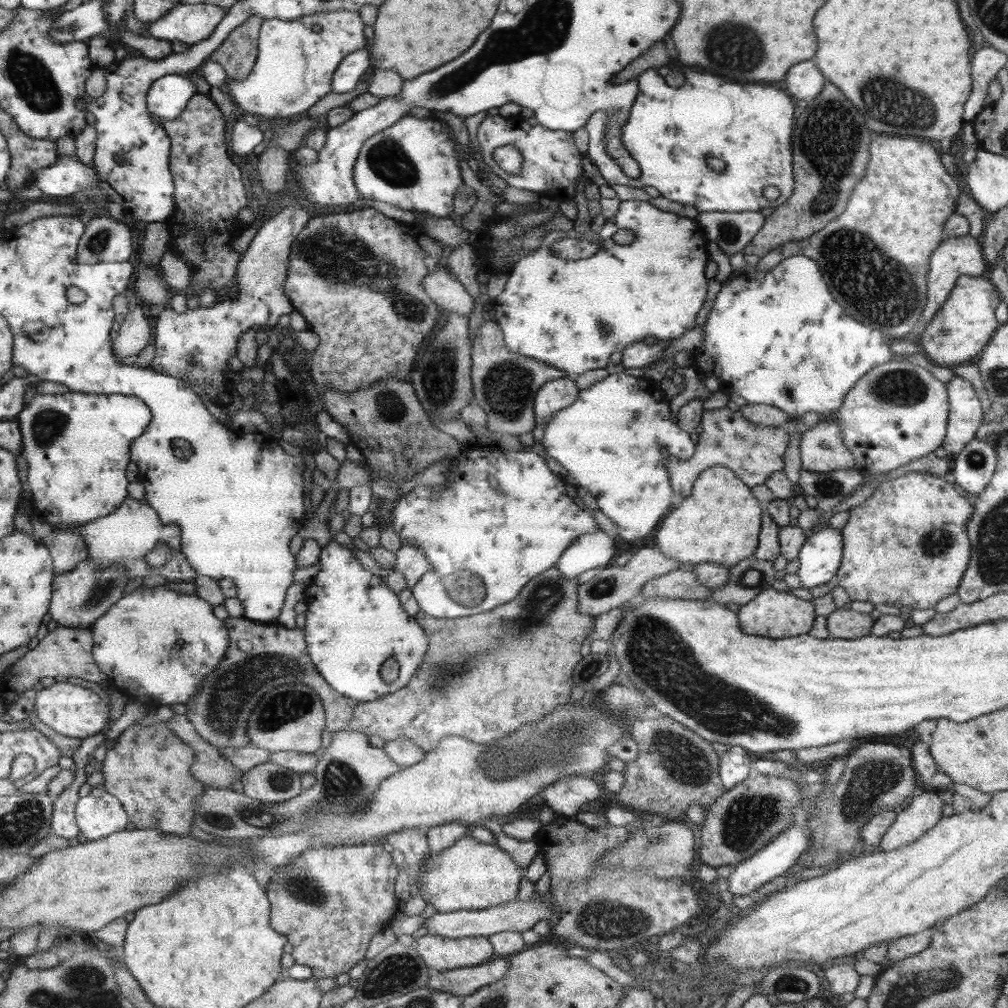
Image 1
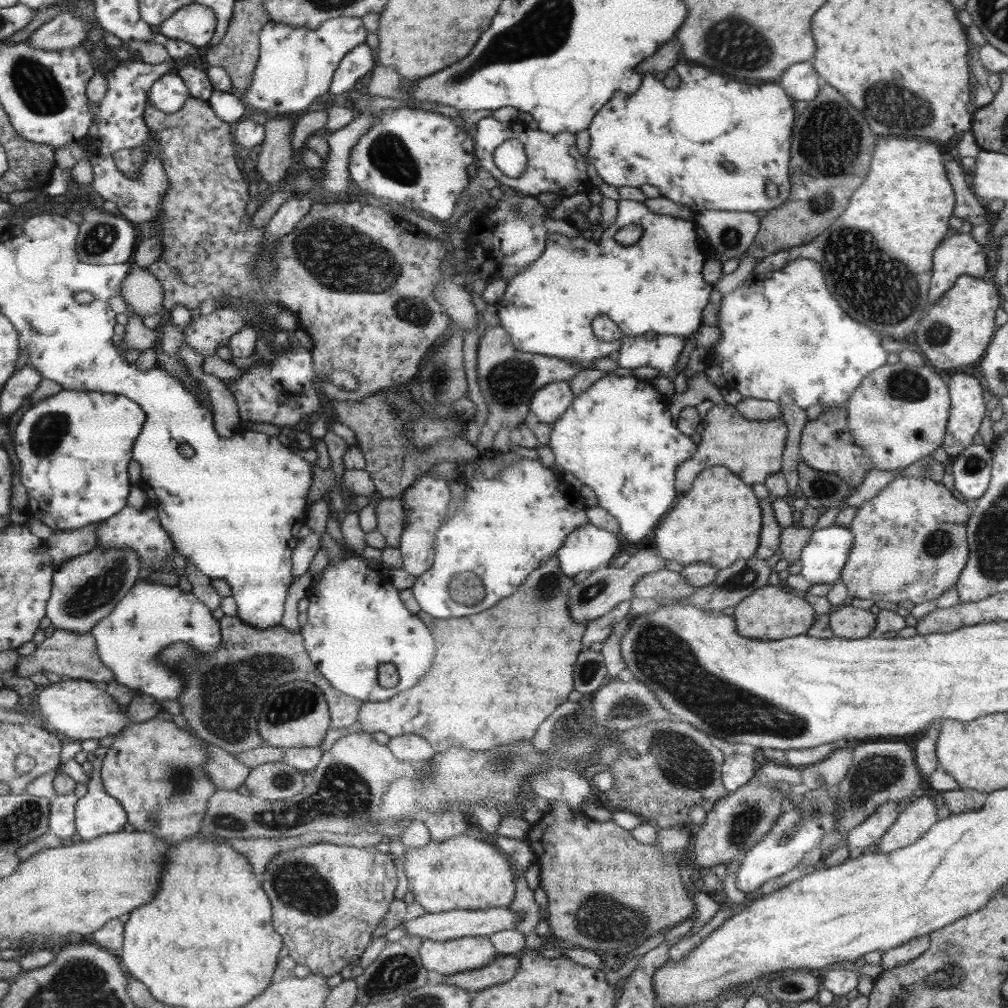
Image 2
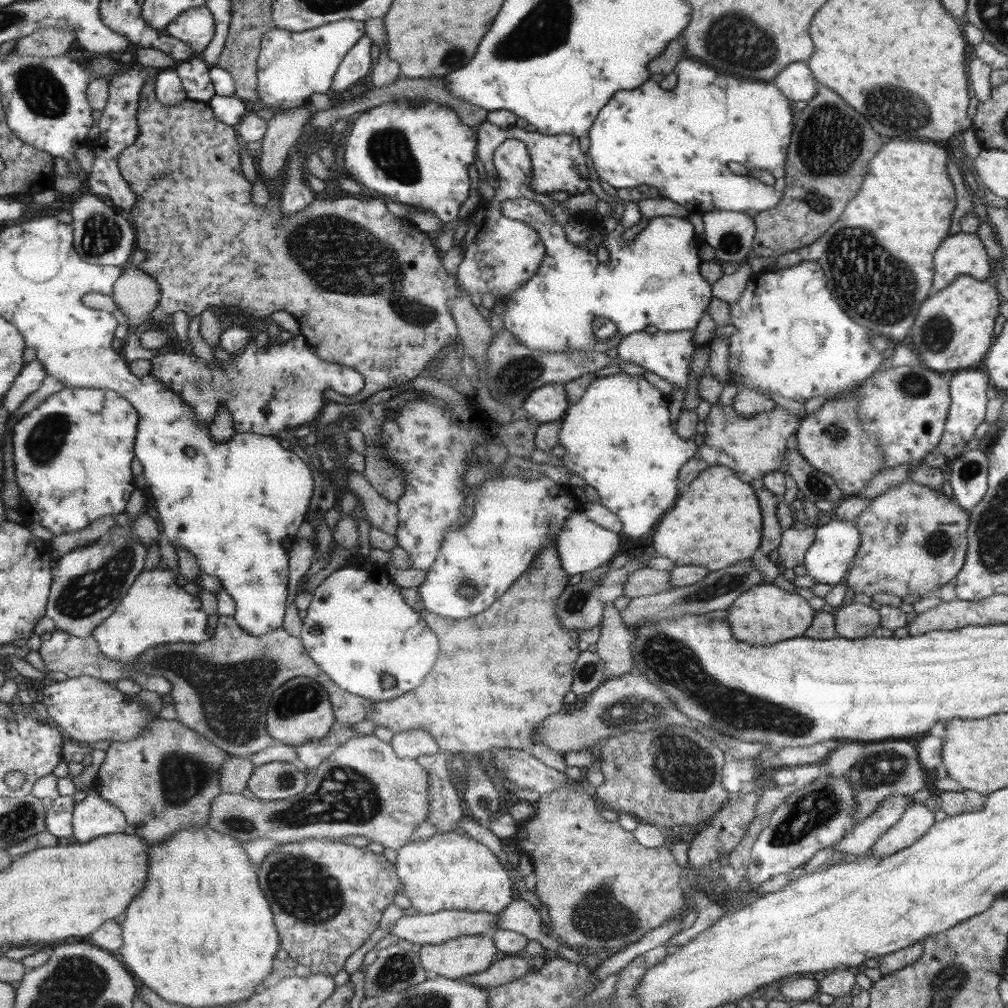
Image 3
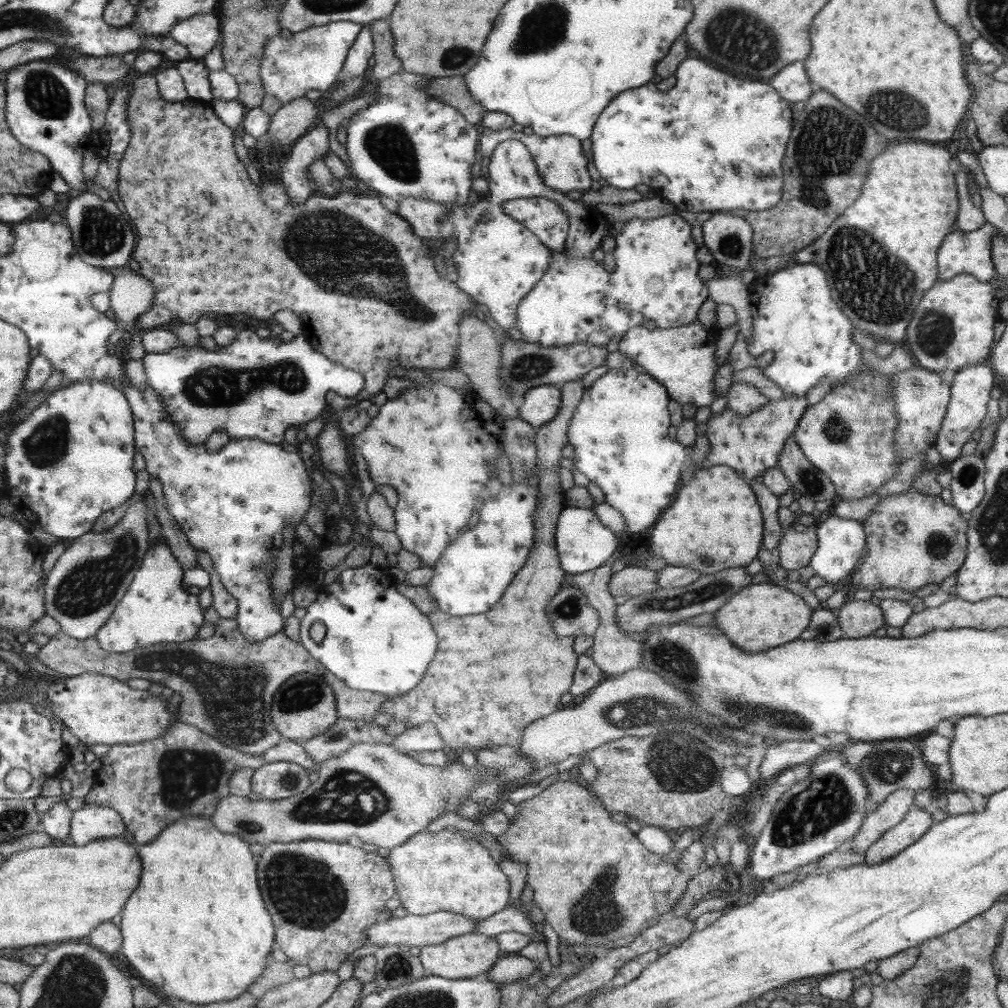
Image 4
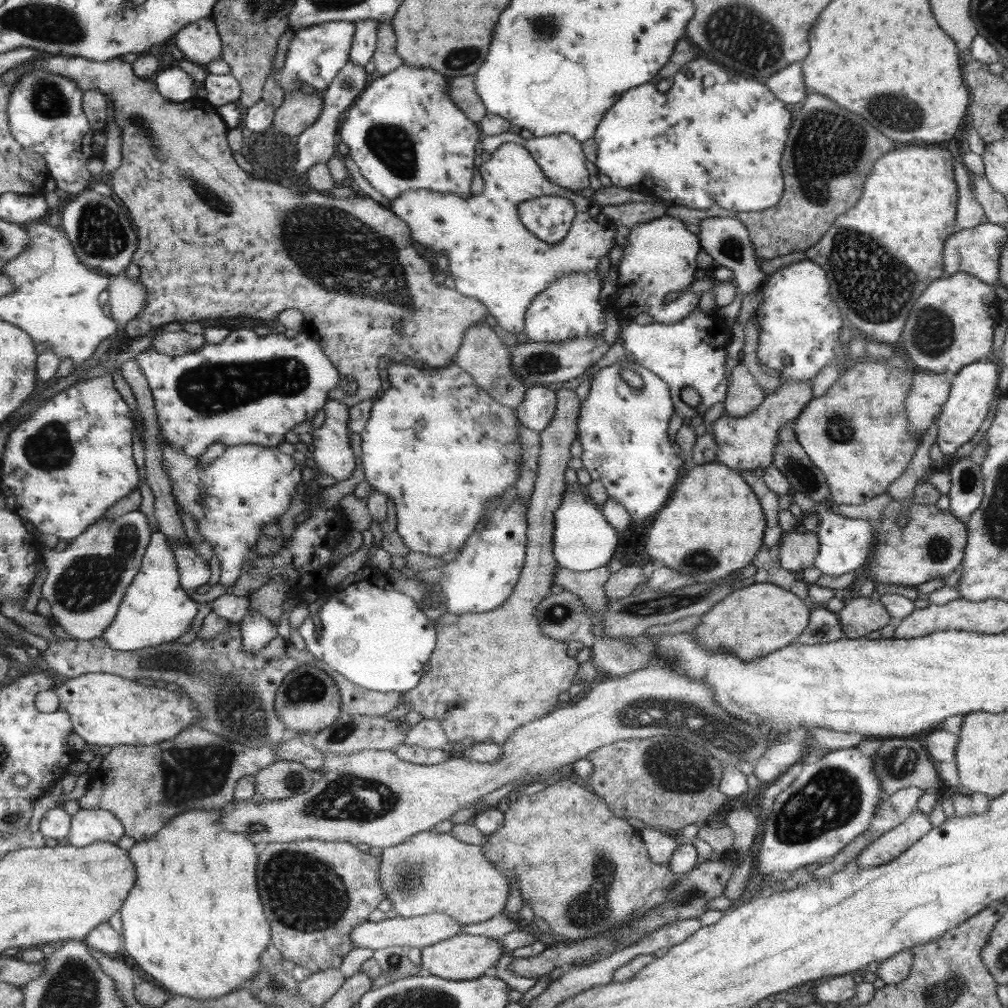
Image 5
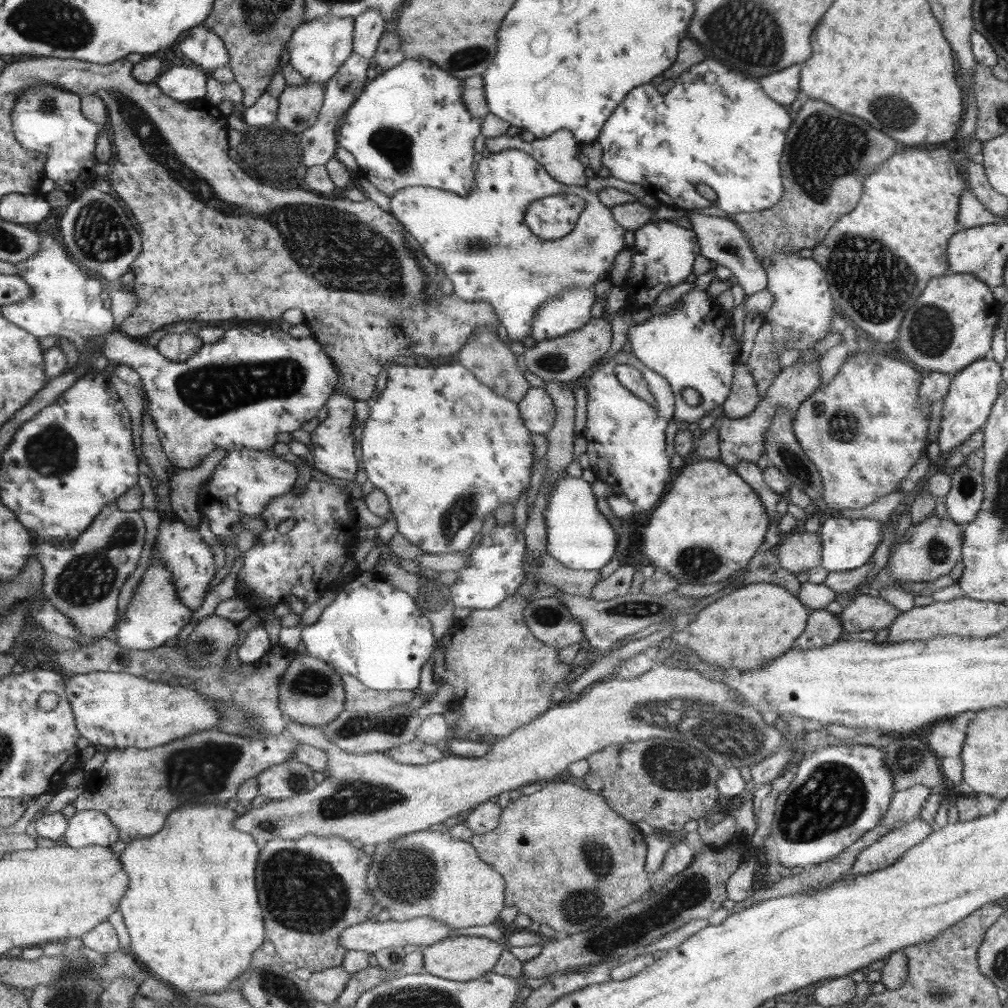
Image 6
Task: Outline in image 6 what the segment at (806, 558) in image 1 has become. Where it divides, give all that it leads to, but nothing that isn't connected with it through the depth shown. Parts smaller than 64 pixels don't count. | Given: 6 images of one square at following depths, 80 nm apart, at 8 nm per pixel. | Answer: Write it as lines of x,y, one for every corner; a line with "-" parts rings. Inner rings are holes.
826,518
818,532
822,545
820,565
828,572
842,572
864,566
868,561
872,560
871,556
882,541
884,529
885,526
878,524
876,520
868,518

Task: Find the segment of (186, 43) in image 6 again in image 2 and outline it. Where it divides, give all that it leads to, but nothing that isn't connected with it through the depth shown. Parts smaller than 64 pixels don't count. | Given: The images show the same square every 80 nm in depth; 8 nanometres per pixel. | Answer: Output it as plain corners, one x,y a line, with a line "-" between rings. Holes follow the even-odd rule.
194,2
179,8
156,28
158,34
188,42
204,49
214,38
217,19
214,11

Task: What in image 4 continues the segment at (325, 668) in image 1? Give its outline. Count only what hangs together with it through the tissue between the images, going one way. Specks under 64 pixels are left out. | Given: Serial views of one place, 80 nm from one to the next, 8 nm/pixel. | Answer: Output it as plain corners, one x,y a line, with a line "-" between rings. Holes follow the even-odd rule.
370,564
354,569
346,569
330,585
316,588
318,596
300,621
300,643
327,671
338,680
343,680
350,688
395,697
416,688
420,678
437,653
436,632
428,617
416,605
397,591
396,583
386,568
372,567
-
314,622
326,626
322,642
316,643
308,630

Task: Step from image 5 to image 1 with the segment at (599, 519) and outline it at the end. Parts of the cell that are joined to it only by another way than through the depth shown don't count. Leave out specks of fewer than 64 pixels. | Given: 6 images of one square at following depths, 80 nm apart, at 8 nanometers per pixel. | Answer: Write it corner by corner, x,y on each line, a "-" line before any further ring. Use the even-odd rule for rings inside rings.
598,529
590,534
578,535
563,550
557,569
567,578
576,580
582,572
592,568
604,569
613,563
616,556
614,538

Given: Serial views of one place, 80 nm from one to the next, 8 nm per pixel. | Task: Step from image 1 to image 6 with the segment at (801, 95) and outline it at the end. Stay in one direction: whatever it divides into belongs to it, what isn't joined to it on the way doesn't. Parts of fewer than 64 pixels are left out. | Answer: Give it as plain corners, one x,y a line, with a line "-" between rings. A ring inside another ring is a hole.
788,66
762,78
764,92
778,104
792,104
800,94
800,66

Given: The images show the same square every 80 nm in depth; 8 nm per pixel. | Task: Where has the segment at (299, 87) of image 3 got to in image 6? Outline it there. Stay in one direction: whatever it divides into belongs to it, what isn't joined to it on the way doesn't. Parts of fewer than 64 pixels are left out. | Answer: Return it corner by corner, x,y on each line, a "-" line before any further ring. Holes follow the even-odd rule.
328,14
326,17
300,23
286,45
292,68
298,70
306,81
325,86
353,53
354,21
352,17
338,18

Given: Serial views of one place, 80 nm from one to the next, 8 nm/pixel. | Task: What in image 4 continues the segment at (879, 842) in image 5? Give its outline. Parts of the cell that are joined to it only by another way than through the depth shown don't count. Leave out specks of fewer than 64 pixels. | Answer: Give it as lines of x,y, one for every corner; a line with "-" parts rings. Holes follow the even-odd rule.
913,807
896,825
883,833
864,852
866,865
874,865
894,857
914,844
935,822
932,814

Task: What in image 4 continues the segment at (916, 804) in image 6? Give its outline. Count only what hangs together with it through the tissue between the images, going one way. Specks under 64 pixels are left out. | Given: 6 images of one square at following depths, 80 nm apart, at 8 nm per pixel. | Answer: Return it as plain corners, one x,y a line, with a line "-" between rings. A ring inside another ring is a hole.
896,790
876,807
876,810
867,811
858,834
844,848
864,854
875,840
908,814
910,808
914,807
914,796
915,792
912,790

